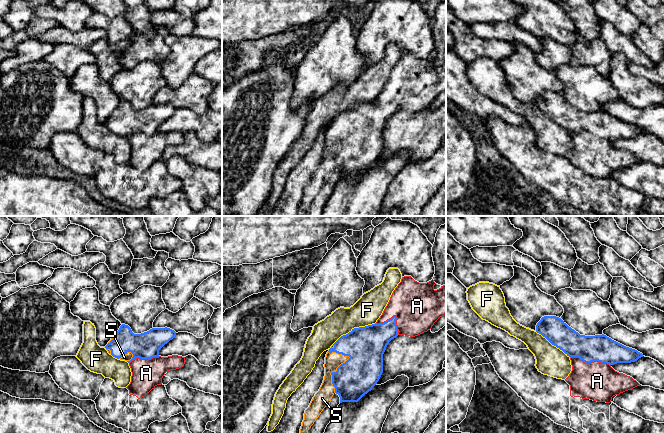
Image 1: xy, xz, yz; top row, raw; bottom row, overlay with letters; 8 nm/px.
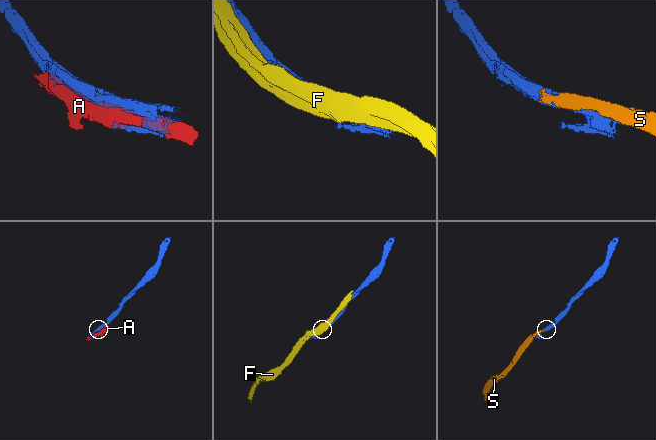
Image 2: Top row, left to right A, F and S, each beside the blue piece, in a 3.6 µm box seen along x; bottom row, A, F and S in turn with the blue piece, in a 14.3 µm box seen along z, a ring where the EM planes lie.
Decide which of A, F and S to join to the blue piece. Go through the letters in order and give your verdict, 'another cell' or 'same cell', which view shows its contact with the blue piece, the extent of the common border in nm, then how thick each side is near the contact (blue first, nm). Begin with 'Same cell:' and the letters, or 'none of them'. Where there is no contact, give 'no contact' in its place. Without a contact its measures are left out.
Same cell: S
A: another cell; meets blue in yz; contact 340 nm long; 220 nm thick on the blue side, 320 nm on the other
F: another cell; meets blue in xz; contact 400 nm long; 320 nm thick on the blue side, 220 nm on the other
S: same cell; meets blue in xz; contact 340 nm long; 300 nm thick on the blue side, 130 nm on the other

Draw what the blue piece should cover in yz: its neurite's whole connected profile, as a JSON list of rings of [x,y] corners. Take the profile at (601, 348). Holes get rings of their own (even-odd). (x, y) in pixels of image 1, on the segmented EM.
[[[556,316],[542,317],[536,325],[536,332],[570,358],[579,357],[585,363],[598,361],[614,365],[635,362],[643,357],[637,350],[626,347],[604,334],[580,335]]]

